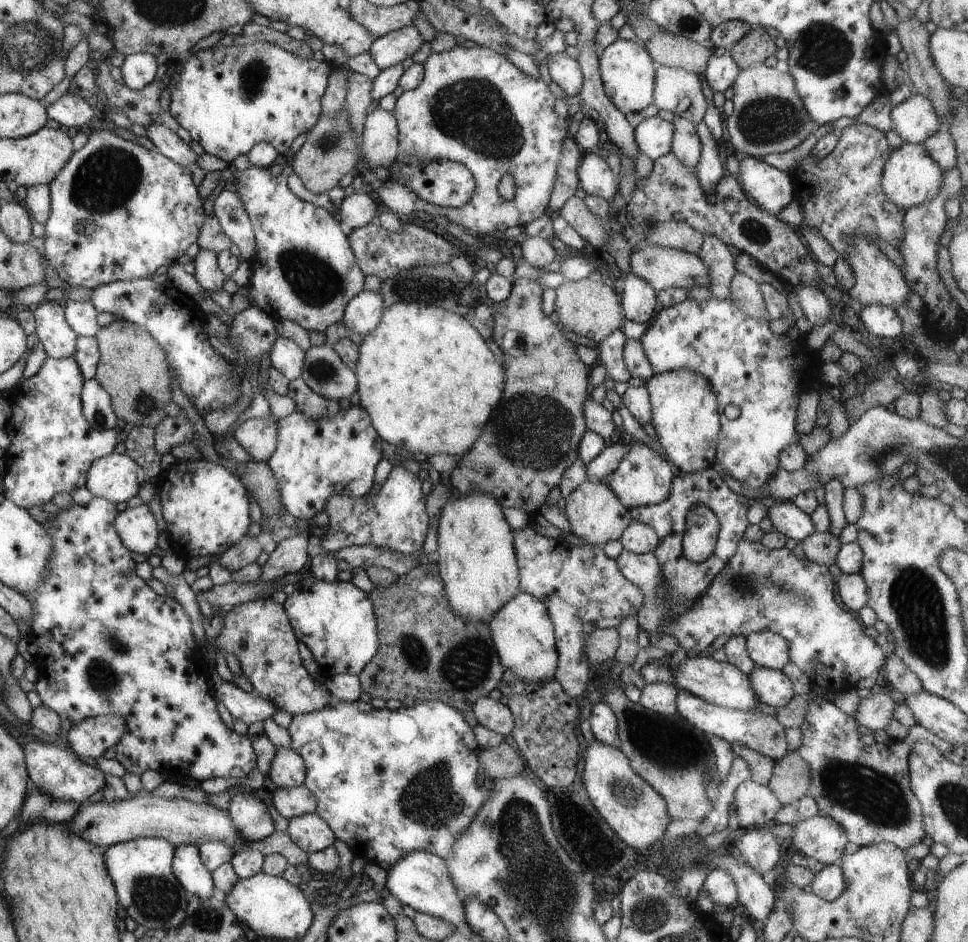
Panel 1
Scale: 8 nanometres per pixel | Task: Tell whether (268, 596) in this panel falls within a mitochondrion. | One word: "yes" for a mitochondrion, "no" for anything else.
no

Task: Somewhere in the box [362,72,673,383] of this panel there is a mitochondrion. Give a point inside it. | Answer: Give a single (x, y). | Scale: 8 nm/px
(472, 111)

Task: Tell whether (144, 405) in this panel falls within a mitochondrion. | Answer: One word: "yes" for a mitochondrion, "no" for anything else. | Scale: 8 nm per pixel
yes

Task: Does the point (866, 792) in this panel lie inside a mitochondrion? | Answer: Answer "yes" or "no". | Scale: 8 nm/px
yes

